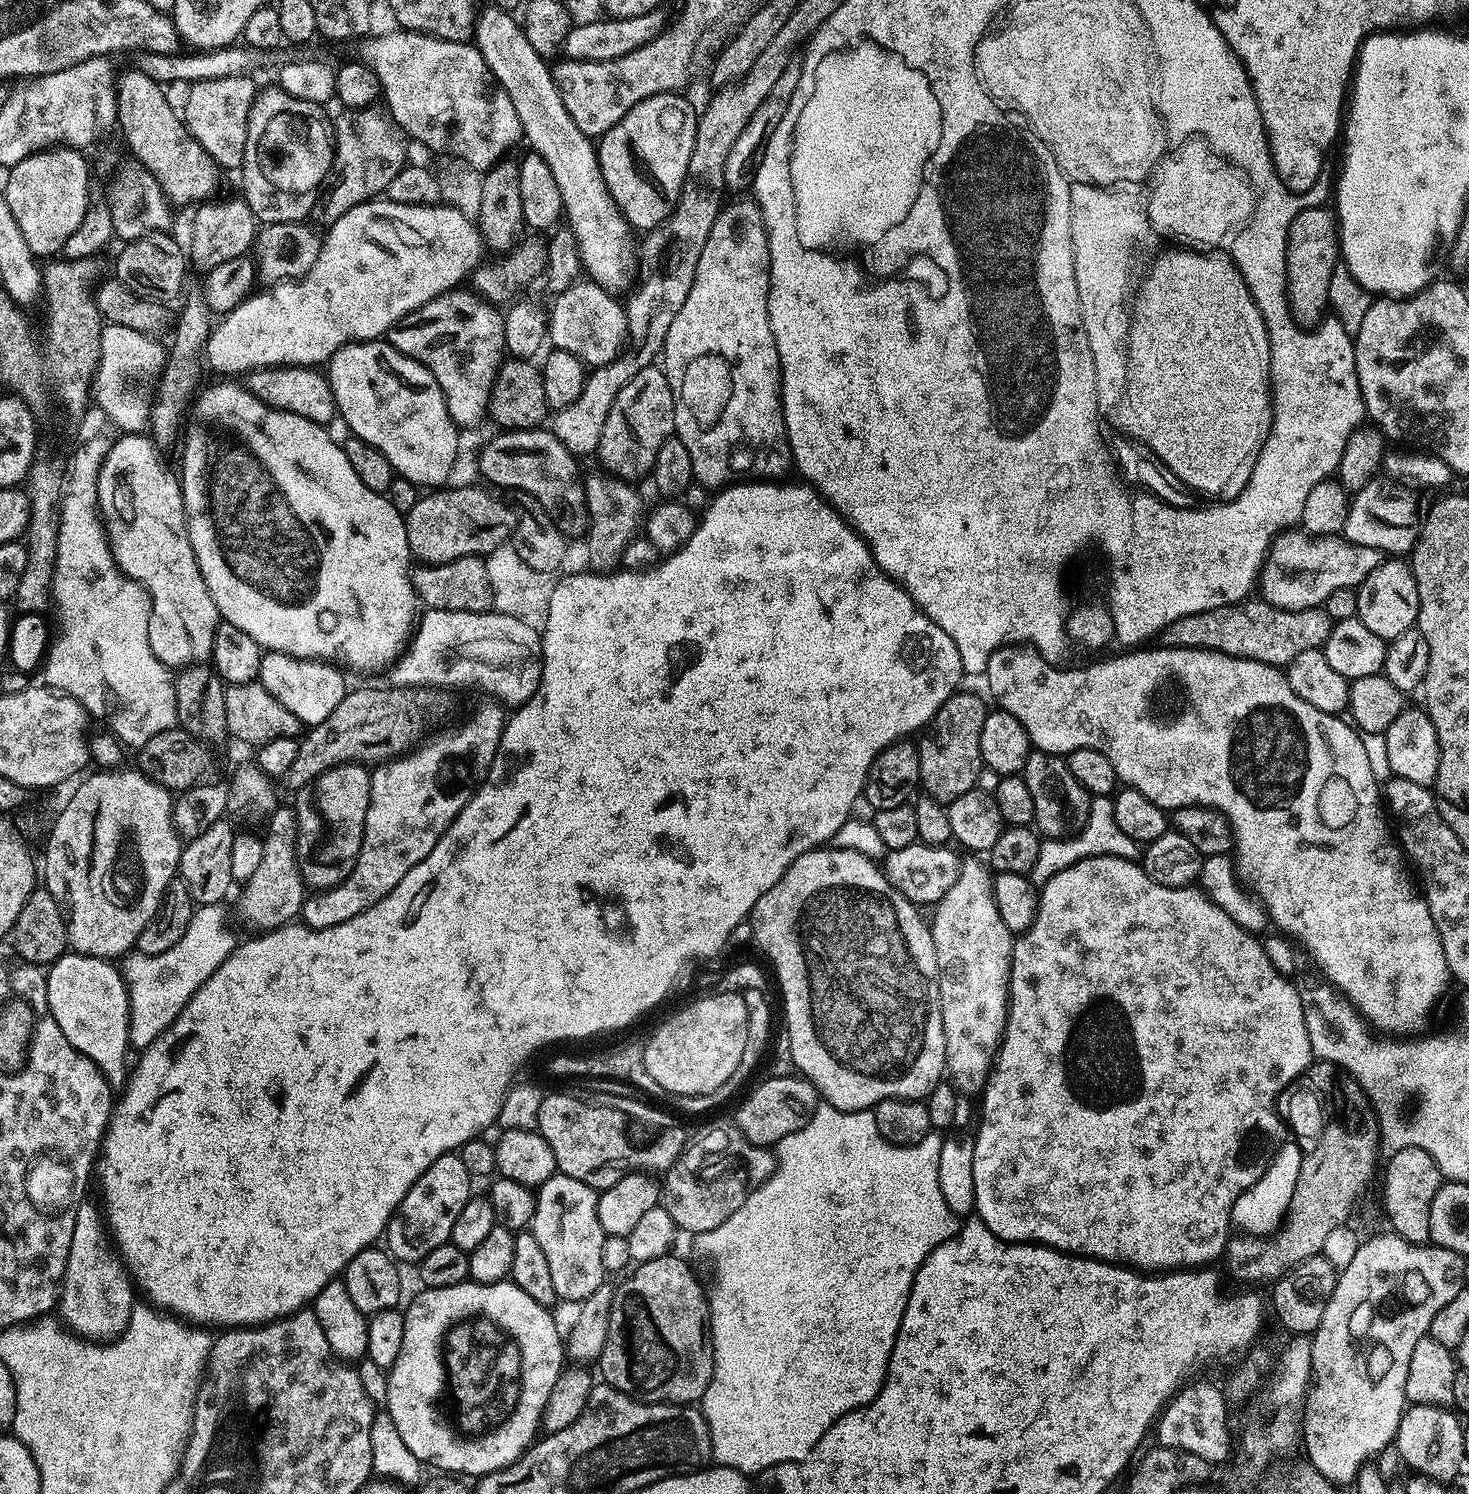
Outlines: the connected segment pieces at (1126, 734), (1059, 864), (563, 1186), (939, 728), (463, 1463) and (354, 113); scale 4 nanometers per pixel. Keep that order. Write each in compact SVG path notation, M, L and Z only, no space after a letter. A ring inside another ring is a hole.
M1006 644L990 654L986 673L988 688L992 691L993 698L1000 703L997 705L1024 724L1028 737L1039 751L1067 754L1079 748L1093 748L1110 758L1110 766L1114 766L1116 779L1121 785L1146 794L1146 798L1150 798L1150 802L1154 802L1159 808L1172 810L1177 807L1178 802L1187 802L1221 812L1228 819L1228 825L1234 833L1236 875L1264 905L1269 921L1275 927L1277 924L1285 937L1291 938L1301 949L1304 947L1312 955L1313 962L1324 971L1325 978L1329 980L1325 981L1341 993L1373 1029L1381 1028L1376 1030L1396 1038L1420 1034L1416 1032L1427 1026L1436 1003L1443 998L1444 991L1450 985L1450 973L1446 954L1442 950L1442 938L1430 914L1430 906L1424 901L1414 880L1412 885L1412 880L1404 869L1406 857L1390 827L1390 820L1382 803L1382 788L1374 778L1374 770L1370 770L1370 761L1366 759L1366 746L1362 746L1360 732L1347 719L1310 706L1306 698L1292 689L1287 675L1275 664L1263 664L1246 656L1231 656L1218 652L1215 648L1148 647L1150 646L1139 650L1124 650L1121 656L1088 664L1085 668L1056 668L1060 666L1045 660L1031 647Z
M1092 796L1091 802L1088 821L1079 834L1068 836L1064 840L1041 839L1038 859L1035 860L1034 870L1030 874L1033 884L1043 886L1050 882L1050 878L1054 878L1054 874L1066 870L1066 866L1074 866L1074 862L1082 862L1091 856L1117 856L1123 860L1134 861L1141 859L1141 845L1137 844L1134 838L1130 838L1130 834L1125 834L1118 827L1118 822L1114 822L1112 796Z
M563 1174L551 1176L536 1192L536 1209L530 1225L538 1246L546 1253L550 1275L557 1297L583 1302L594 1290L605 1287L606 1273L602 1266L602 1242L605 1235L598 1222L597 1189Z
M957 690L950 699L942 702L939 710L932 715L932 721L926 725L926 731L919 737L921 740L918 740L919 787L924 788L923 791L933 800L945 806L954 802L954 798L966 794L966 790L975 788L979 770L984 767L984 759L980 753L980 735L982 722L986 722L990 708L989 705L984 705L982 697L964 691Z
M465 1282L454 1286L424 1289L413 1300L407 1301L403 1314L402 1350L398 1350L398 1358L392 1363L392 1367L387 1369L388 1389L385 1390L384 1396L388 1399L386 1410L390 1418L394 1418L394 1426L398 1426L398 1435L401 1436L402 1442L406 1442L410 1454L414 1454L414 1458L418 1458L421 1465L433 1464L441 1473L459 1474L464 1478L487 1476L488 1473L497 1472L499 1468L505 1468L524 1455L537 1439L536 1428L538 1432L544 1419L546 1402L558 1382L560 1373L566 1367L566 1344L562 1339L562 1328L560 1332L555 1318L551 1316L553 1313L534 1302L534 1298L530 1298L530 1294L526 1294L526 1290L522 1290L517 1284Z
M375 107L344 110L336 124L334 120L331 175L317 195L316 205L310 213L311 219L317 220L317 225L327 226L338 222L338 218L342 218L346 210L354 210L354 206L365 204L367 200L377 199L381 194L387 193L394 174L406 167L405 141L401 133L383 111L376 111Z

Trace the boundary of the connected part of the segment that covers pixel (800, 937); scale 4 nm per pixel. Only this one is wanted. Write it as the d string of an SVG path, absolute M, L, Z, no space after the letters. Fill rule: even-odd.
M831 846L813 848L811 852L799 856L784 871L782 878L774 882L774 886L770 886L770 890L766 890L766 894L762 894L762 898L758 898L758 902L752 907L750 913L752 940L772 959L776 980L780 983L778 992L782 997L782 1015L789 1032L791 1067L816 1087L819 1099L823 1103L843 1112L872 1110L883 1100L924 1100L932 1093L934 1086L941 1083L945 1075L946 1038L938 994L934 938L929 921L925 917L923 920L920 912L921 909L917 905L907 900L885 878L875 859L858 854L854 850L842 850Z

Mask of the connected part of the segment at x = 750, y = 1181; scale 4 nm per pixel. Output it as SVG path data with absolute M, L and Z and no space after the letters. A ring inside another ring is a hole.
M729 1126L729 1128L712 1128L709 1132L693 1137L685 1150L675 1162L669 1167L661 1181L661 1203L667 1214L670 1215L683 1233L689 1232L689 1235L695 1236L698 1233L705 1233L706 1230L714 1230L714 1226L722 1226L742 1202L756 1189L759 1184L764 1184L768 1180L769 1174L776 1168L776 1157L767 1147L759 1144L752 1144L739 1128Z

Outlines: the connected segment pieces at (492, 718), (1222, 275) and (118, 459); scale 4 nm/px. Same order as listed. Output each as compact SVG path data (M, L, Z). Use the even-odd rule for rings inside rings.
M488 703L492 704L478 709L472 720L461 728L453 732L441 731L413 748L407 756L397 756L371 773L362 850L354 862L354 870L338 887L305 899L302 920L309 928L338 926L338 922L362 914L374 906L374 902L390 894L390 890L406 878L406 873L414 870L414 866L434 850L438 838L468 805L477 787L489 779L496 751L500 748L500 736L504 733L506 712L499 703Z
M1185 253L1166 254L1148 269L1144 280L1144 292L1140 292L1140 301L1136 304L1136 324L1132 324L1132 368L1128 375L1128 393L1123 396L1121 421L1117 427L1126 435L1132 435L1140 444L1145 444L1147 451L1155 456L1185 488L1193 493L1201 492L1212 496L1217 501L1233 500L1250 482L1250 474L1256 465L1258 454L1272 429L1272 375L1270 374L1270 342L1268 331L1262 322L1262 314L1238 270L1232 268L1226 260L1217 257L1193 257ZM1187 272L1196 272L1197 282L1191 282Z
M124 434L113 440L110 454L102 462L102 470L98 474L98 498L100 515L104 521L104 531L108 533L108 545L112 548L112 556L116 559L116 565L123 572L127 572L133 580L139 580L148 589L148 597L152 600L152 613L150 614L150 650L154 650L154 658L162 662L170 670L183 670L191 665L207 661L212 655L214 646L214 634L216 627L222 623L220 612L214 606L214 598L210 598L210 590L206 590L206 582L202 578L202 570L196 561L194 550L190 546L188 537L188 519L184 513L184 491L180 488L180 478L175 471L170 472L160 460L155 441L144 434Z

